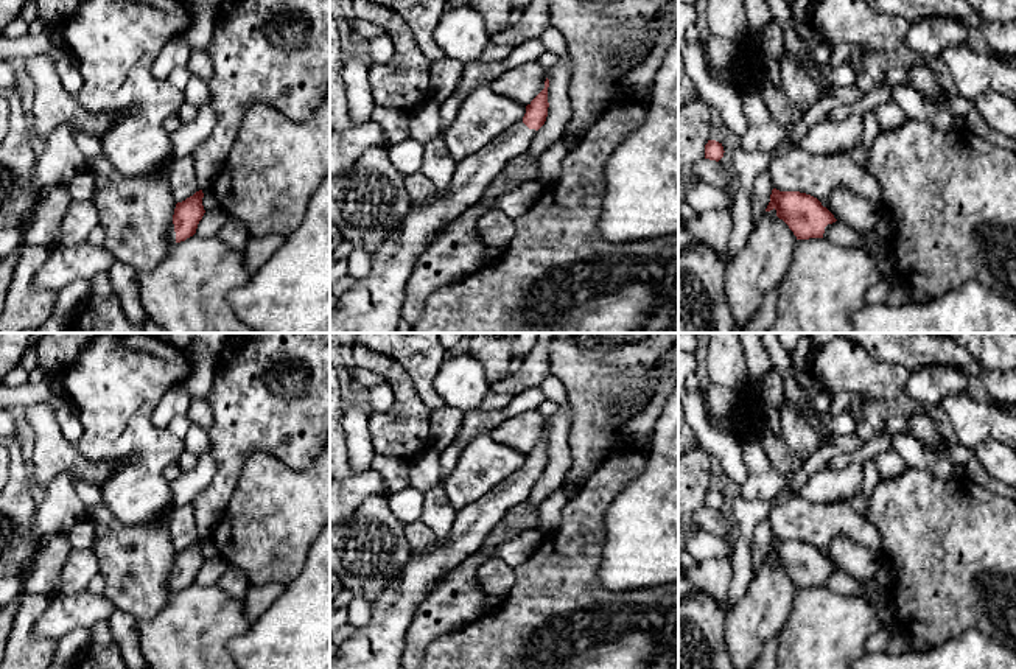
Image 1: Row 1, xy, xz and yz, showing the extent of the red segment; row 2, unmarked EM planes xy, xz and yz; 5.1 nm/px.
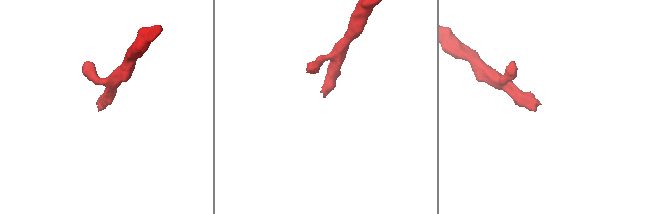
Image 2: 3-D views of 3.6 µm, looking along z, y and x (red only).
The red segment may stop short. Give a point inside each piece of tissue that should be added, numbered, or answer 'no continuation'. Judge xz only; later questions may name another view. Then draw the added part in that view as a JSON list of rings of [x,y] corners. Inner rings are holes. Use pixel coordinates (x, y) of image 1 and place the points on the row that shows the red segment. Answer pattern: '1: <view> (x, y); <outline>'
1: xz (374, 305); [[[523,118],[489,142],[481,151],[457,162],[450,188],[445,193],[434,190],[425,204],[411,204],[408,215],[397,230],[384,240],[378,252],[370,257],[372,269],[367,277],[358,278],[352,289],[342,294],[330,308],[330,333],[395,333],[398,330],[401,305],[408,280],[414,275],[419,257],[436,232],[476,204],[503,168],[524,154],[537,131],[529,129]]]

